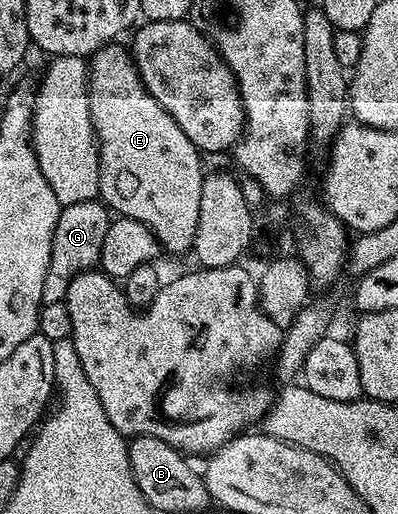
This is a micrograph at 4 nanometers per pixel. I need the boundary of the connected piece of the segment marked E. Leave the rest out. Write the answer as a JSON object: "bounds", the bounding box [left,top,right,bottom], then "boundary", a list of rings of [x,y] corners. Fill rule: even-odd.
{"bounds":[88,42,206,253],"boundary":[[[121,42],[112,44],[104,44],[97,52],[88,57],[89,65],[89,109],[91,110],[91,122],[93,123],[93,132],[97,135],[97,165],[99,166],[99,196],[102,201],[117,216],[126,216],[135,222],[143,222],[143,226],[147,226],[155,234],[155,238],[159,241],[162,249],[168,252],[186,252],[188,253],[193,247],[193,239],[195,238],[195,226],[199,224],[199,194],[203,194],[203,182],[205,181],[206,169],[201,169],[202,153],[191,142],[191,138],[187,138],[187,134],[183,134],[183,130],[179,130],[179,122],[175,122],[175,118],[171,118],[171,114],[167,114],[167,110],[163,110],[163,106],[159,106],[159,102],[155,102],[155,98],[151,98],[149,91],[143,86],[143,82],[137,73],[137,67],[133,64],[133,54],[128,47],[125,48]]]}

